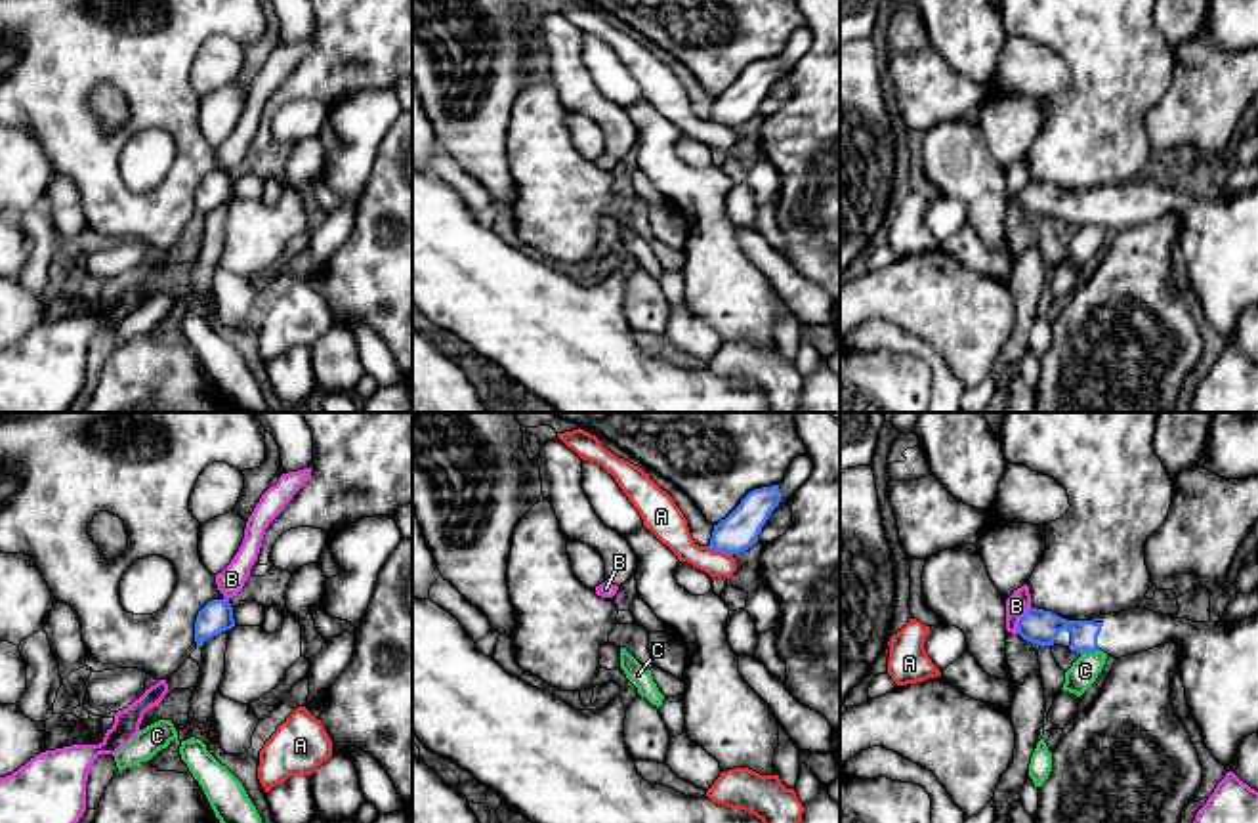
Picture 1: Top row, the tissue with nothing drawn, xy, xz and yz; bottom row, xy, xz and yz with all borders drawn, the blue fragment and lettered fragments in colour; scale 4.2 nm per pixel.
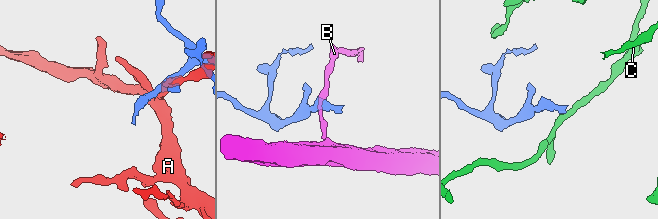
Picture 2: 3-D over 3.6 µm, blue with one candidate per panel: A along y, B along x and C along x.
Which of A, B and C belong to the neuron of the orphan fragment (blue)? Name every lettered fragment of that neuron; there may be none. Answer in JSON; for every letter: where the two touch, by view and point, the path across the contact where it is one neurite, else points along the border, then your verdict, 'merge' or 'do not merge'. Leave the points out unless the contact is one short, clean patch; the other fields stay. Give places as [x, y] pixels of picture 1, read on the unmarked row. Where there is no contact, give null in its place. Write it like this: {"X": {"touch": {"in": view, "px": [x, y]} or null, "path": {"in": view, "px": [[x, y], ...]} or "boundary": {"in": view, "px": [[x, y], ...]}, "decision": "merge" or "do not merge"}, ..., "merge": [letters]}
{"A": {"touch": {"in": "xz", "px": [720, 123]}, "decision": "do not merge"}, "B": {"touch": {"in": "yz", "px": [1020, 191]}, "boundary": {"in": "yz", "px": [[1029, 178], [1016, 205]]}, "decision": "do not merge"}, "C": {"touch": {"in": "yz", "px": [1090, 224]}, "boundary": {"in": "yz", "px": [[1100, 222], [1081, 226]]}, "decision": "do not merge"}, "merge": []}

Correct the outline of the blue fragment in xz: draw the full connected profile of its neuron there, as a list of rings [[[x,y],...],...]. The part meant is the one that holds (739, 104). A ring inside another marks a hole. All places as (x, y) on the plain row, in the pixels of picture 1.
[[[779,57],[750,63],[725,92],[714,97],[708,120],[733,128],[754,118],[781,69]]]

